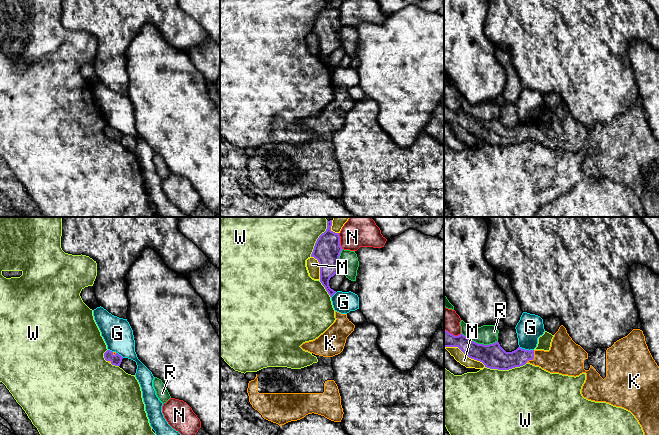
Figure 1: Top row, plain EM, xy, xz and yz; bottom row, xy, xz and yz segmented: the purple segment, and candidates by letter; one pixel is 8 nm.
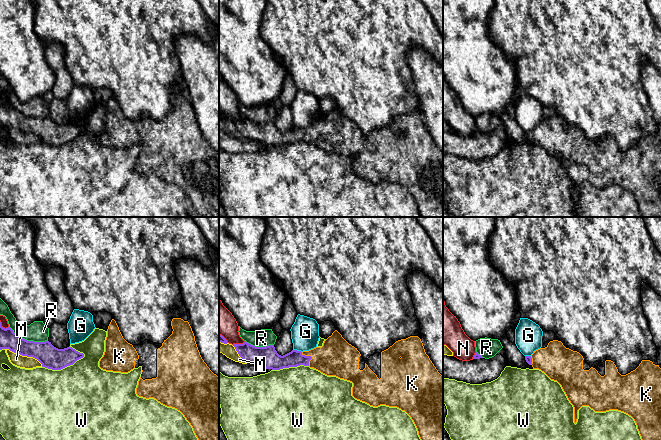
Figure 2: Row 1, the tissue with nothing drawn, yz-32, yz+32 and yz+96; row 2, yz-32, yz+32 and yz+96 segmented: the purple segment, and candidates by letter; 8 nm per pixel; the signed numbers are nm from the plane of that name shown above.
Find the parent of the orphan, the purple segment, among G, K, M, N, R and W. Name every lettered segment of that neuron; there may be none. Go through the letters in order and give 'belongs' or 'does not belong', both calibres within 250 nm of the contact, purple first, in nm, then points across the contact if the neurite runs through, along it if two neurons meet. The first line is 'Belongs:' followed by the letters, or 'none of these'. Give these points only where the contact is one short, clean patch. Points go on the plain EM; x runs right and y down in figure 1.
Belongs: K
G: does not belong; calibres 180 and 220 nm; border yz (519, 122), (533, 126)
K: belongs; calibres 160 and 280 nm; way yz (502, 136), (533, 134), (564, 133)
M: does not belong; calibres 200 and 90 nm
N: does not belong; calibres 220 and 200 nm
R: does not belong; calibres 200 and 160 nm
W: does not belong; calibres 200 and 500 nm

